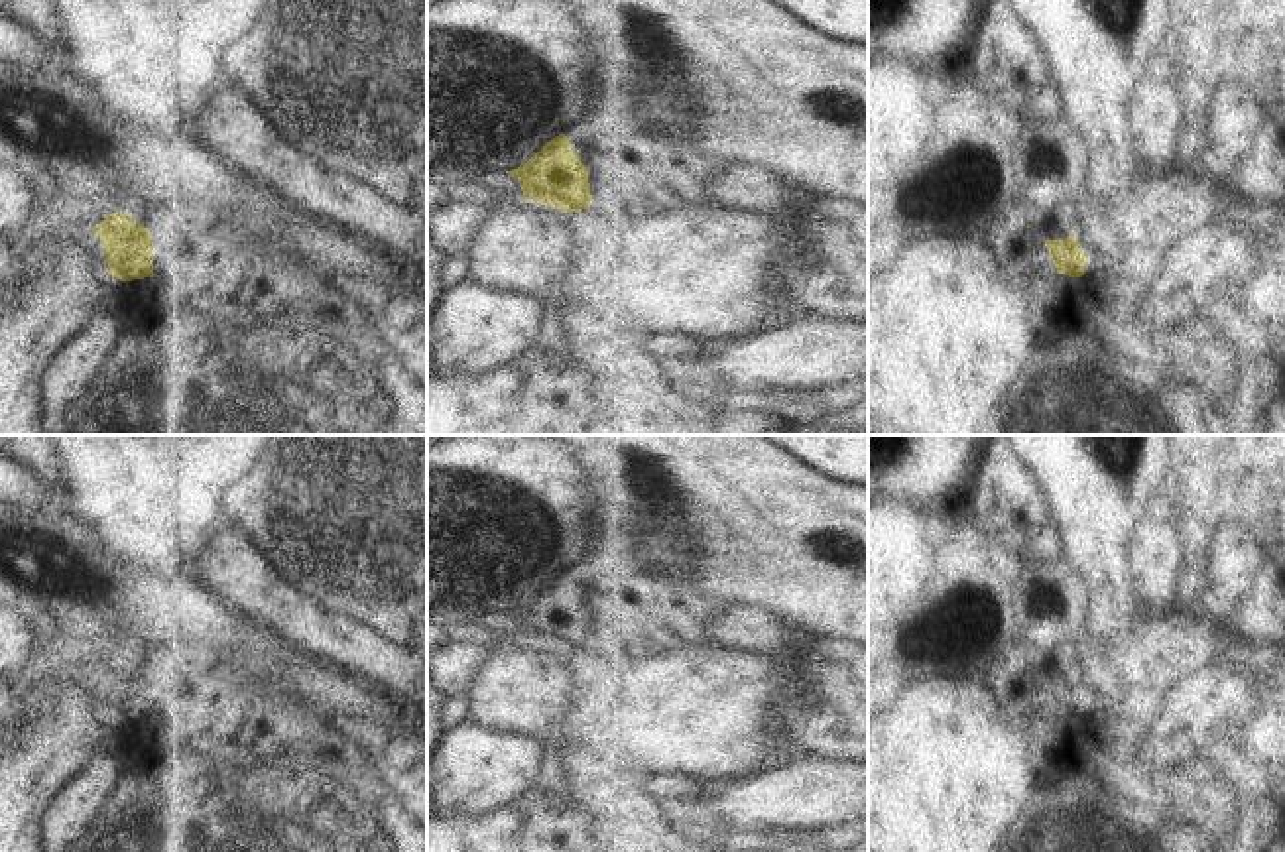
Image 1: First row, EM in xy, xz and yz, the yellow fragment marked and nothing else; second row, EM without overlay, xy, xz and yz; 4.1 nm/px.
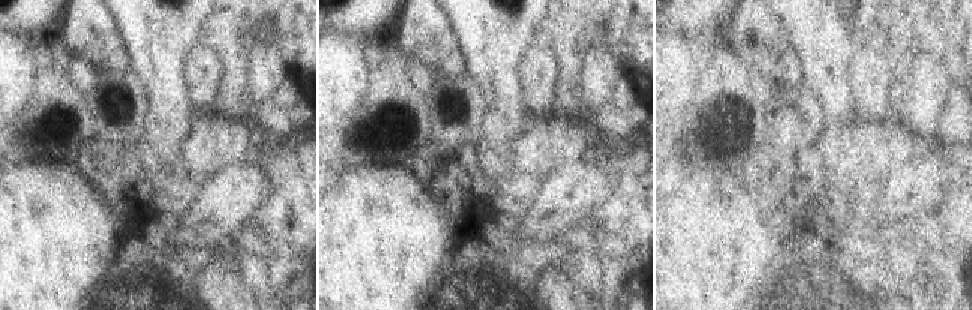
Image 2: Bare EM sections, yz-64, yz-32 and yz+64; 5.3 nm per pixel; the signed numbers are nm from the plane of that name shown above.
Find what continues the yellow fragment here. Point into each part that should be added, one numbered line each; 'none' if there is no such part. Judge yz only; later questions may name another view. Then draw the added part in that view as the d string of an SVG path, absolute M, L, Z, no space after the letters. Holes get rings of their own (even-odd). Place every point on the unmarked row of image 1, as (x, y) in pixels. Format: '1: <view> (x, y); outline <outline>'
1: yz (1020, 689); outline M1021 649L988 667L982 683L994 693L1002 712L1015 722L1059 716L1045 679Z

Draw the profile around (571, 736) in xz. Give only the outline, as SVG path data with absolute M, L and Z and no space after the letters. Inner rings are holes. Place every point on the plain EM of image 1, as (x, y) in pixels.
M600 641L586 649L582 702L553 728L551 744L561 758L594 746L606 756L632 756L643 781L655 783L665 771L687 775L703 785L738 781L781 761L777 740L785 736L785 710L793 677L779 657L752 649L732 649L712 641L679 645L667 653L620 663Z

